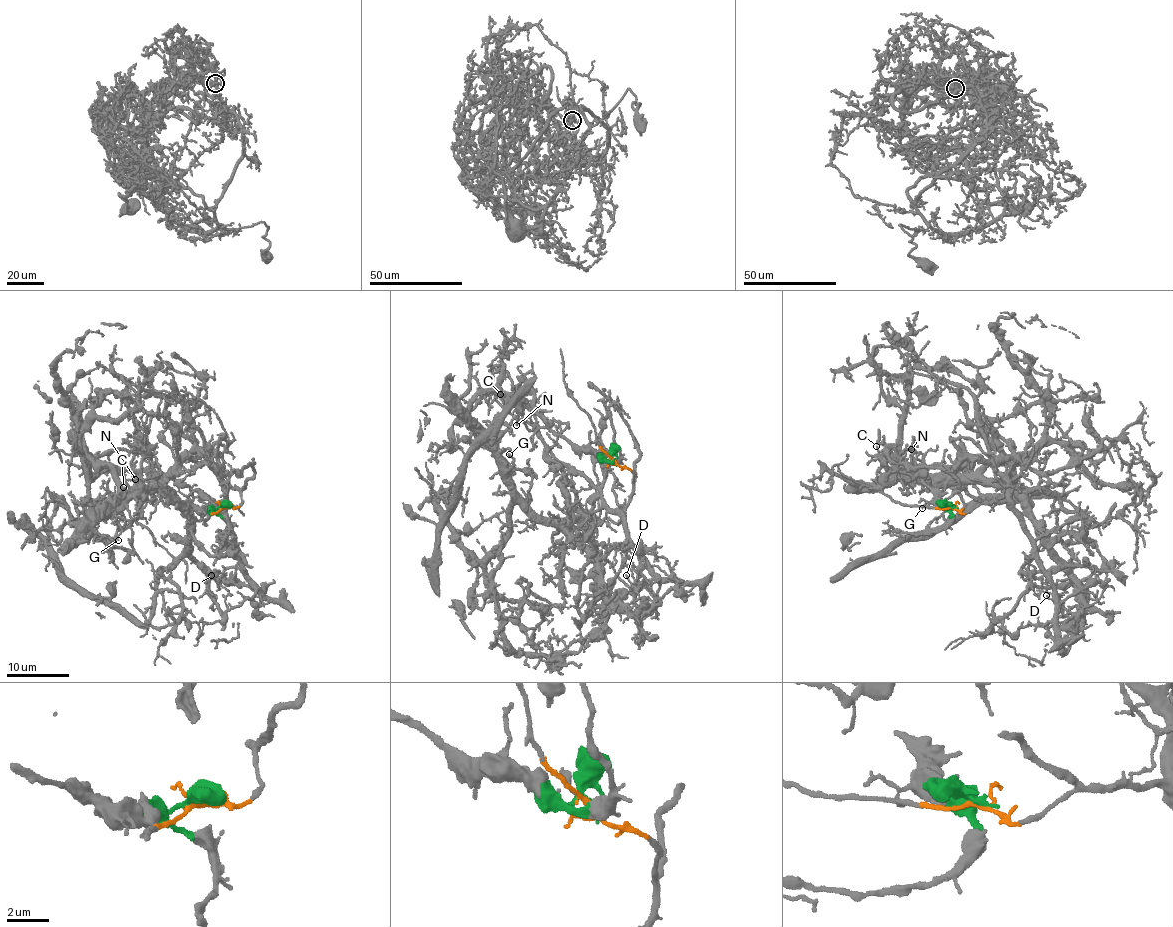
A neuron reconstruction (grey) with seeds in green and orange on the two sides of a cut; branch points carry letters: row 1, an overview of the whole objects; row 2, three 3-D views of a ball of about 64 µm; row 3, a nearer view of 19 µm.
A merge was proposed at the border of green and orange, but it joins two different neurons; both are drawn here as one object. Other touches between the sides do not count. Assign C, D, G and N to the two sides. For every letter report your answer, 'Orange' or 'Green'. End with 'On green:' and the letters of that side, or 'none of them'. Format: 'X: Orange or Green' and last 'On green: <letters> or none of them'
C: Green
D: Orange
G: Green
N: Green
On green: C, G, N

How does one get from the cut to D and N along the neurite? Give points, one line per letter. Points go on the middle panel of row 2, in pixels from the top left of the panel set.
D: (613, 461), (633, 473), (632, 497), (625, 512), (629, 538), (644, 555), (654, 577), (637, 588), (625, 575)
N: (613, 460), (602, 461), (593, 453), (577, 450), (525, 407), (521, 409), (517, 426)

